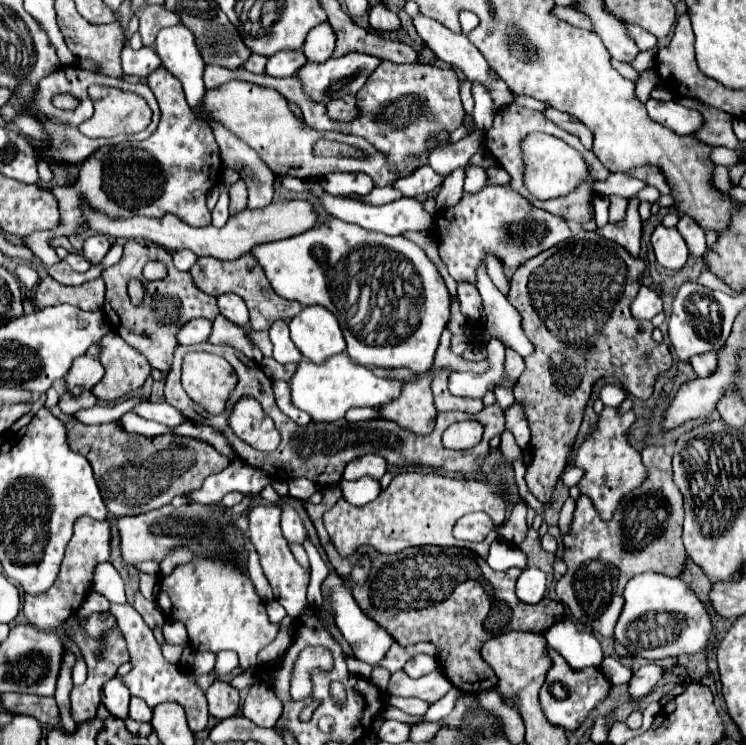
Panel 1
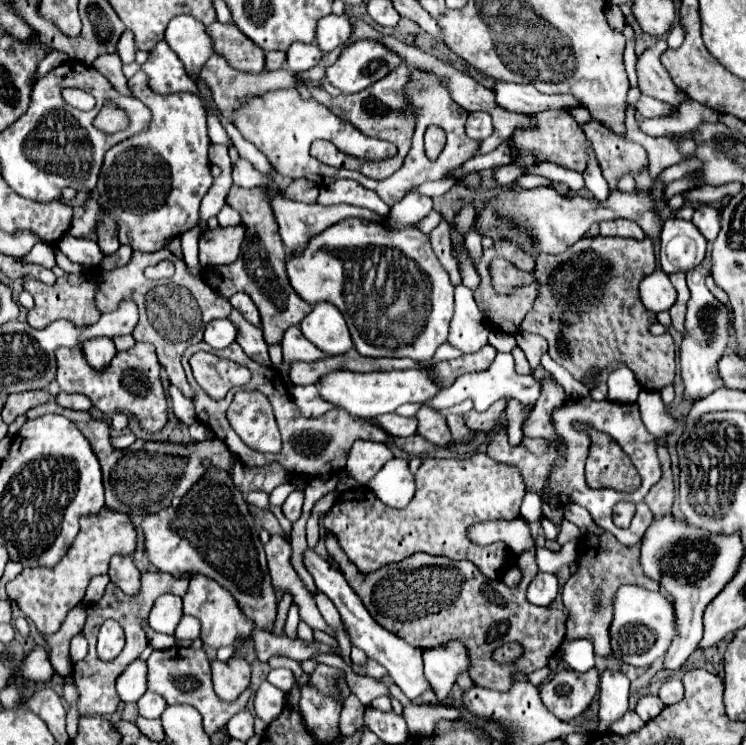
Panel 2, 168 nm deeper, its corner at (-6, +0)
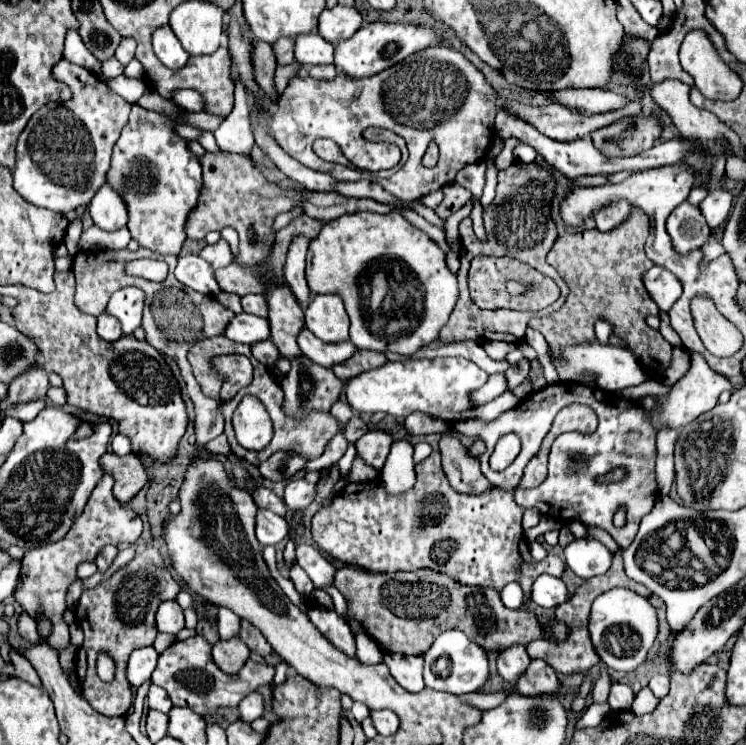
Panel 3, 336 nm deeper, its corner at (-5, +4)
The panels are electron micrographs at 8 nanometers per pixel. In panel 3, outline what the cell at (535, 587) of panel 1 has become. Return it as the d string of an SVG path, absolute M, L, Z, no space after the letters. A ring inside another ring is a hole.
M541 574L531 588L531 600L543 608L555 608L567 600L567 588L561 578Z

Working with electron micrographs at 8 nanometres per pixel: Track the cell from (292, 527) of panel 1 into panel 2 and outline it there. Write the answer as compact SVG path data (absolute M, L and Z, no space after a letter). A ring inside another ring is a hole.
M296 490L282 504L282 512L286 514L286 518L290 522L296 522L300 518L300 514L302 514L302 502L304 502L304 492L302 490Z

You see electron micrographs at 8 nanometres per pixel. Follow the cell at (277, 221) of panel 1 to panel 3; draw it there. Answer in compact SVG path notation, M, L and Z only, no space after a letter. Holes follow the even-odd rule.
M221 238L217 244L207 244L201 254L199 254L203 260L207 260L211 264L213 270L219 270L227 264L233 262L233 252L231 252L231 246Z

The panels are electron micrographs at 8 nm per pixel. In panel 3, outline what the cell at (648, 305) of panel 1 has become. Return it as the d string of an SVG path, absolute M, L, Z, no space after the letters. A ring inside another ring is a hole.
M653 266L651 270L645 272L643 284L649 296L663 312L667 312L675 304L675 300L681 296L681 290L683 290L679 280L671 272L665 272L665 268L659 268L659 266Z

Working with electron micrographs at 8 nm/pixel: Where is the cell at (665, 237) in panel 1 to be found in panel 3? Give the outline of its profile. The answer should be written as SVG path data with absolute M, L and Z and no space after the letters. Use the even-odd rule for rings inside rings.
M687 202L679 204L667 218L667 232L671 236L673 248L677 254L685 256L691 250L699 250L711 236L707 222L697 206Z

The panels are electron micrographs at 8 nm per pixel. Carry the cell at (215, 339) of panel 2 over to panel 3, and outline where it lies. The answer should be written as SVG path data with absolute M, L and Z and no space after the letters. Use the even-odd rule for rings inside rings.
M241 312L231 318L231 322L223 330L223 336L233 342L253 344L253 342L269 338L269 324L267 324L267 318Z

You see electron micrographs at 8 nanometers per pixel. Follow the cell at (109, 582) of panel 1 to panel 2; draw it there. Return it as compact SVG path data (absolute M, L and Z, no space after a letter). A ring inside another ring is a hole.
M146 624L146 636L148 636L148 642L150 642L156 650L164 650L164 648L170 648L170 646L176 644L176 638L174 638L174 636L154 632L148 624Z

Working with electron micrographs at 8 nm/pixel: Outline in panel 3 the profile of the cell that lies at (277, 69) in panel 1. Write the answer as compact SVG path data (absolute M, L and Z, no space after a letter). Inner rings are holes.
M319 34L295 38L295 60L303 66L333 64L333 46Z

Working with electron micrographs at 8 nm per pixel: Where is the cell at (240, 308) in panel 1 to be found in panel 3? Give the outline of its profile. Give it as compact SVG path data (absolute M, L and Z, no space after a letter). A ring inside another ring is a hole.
M247 294L241 298L241 306L247 314L255 314L265 318L267 316L267 302L263 294Z

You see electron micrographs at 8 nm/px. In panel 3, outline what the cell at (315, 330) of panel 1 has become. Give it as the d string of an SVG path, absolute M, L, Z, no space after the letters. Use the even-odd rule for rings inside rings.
M317 294L305 310L305 328L325 342L349 340L349 316L343 300L335 294Z

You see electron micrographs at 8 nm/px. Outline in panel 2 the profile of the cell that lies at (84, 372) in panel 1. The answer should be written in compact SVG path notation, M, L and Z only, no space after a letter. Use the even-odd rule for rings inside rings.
M96 338L96 340L88 340L88 344L84 344L84 352L86 352L88 364L96 370L102 370L116 356L116 346L114 346L112 338Z

